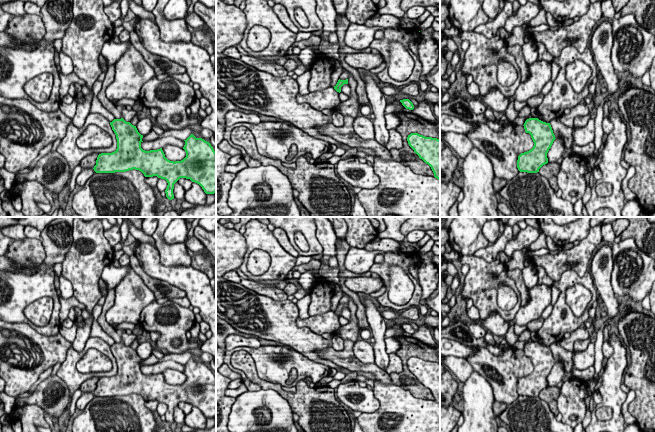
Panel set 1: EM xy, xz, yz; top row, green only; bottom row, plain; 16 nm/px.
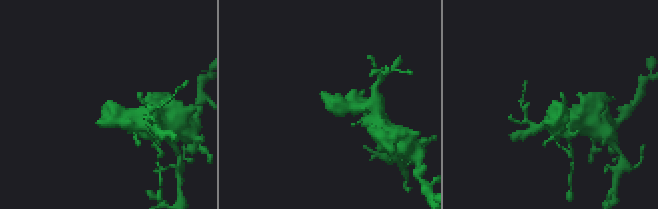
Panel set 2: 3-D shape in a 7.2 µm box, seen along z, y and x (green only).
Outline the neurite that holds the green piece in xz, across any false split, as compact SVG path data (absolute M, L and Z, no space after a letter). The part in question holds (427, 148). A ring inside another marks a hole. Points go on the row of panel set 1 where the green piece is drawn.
M411 133L407 141L419 158L431 167L434 177L440 180L440 140Z

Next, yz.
M538 118L527 119L523 126L525 132L531 135L534 146L518 156L517 168L520 172L537 173L548 163L547 153L556 138L550 123Z

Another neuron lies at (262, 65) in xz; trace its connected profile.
M241 55L240 60L260 71L270 73L277 77L288 75L288 71L283 66L276 63L269 63L268 61L262 60L257 57L252 57L250 55Z

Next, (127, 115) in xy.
M120 108L120 111L122 114L122 118L126 122L131 122L133 117L137 114L137 112L135 110L127 110L126 108Z

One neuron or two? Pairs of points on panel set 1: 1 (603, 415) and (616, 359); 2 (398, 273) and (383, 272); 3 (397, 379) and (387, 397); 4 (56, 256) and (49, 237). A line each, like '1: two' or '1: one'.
1: two
2: two
3: two
4: one

